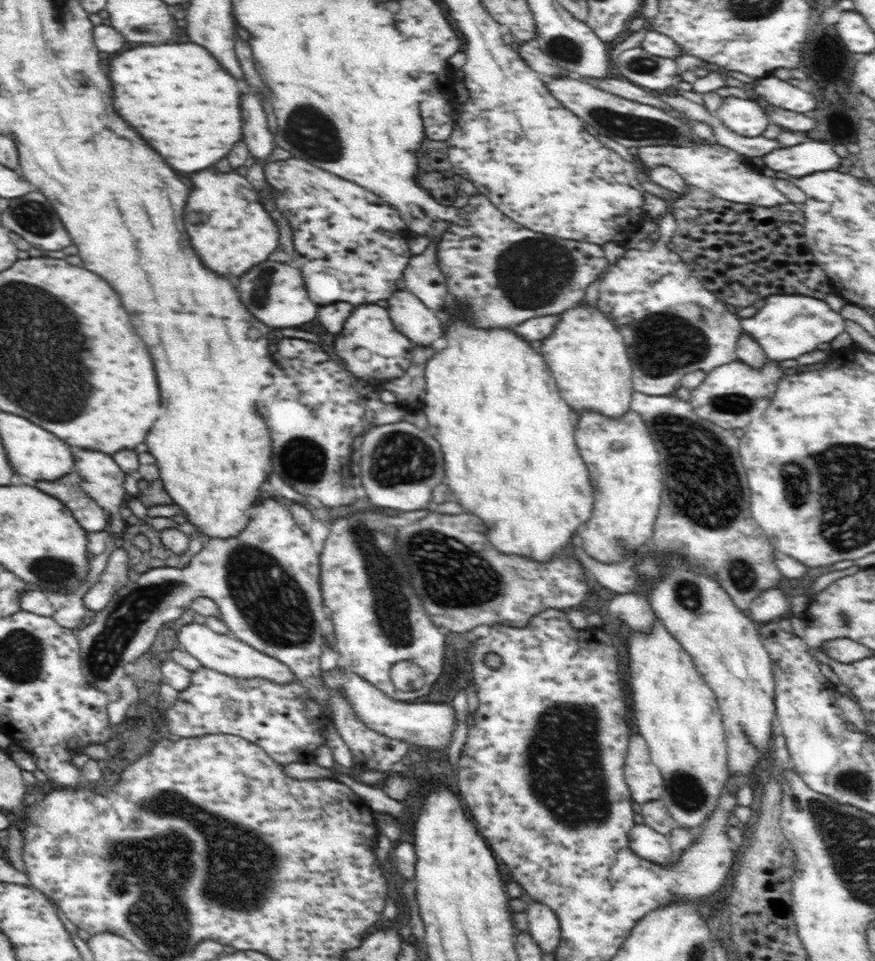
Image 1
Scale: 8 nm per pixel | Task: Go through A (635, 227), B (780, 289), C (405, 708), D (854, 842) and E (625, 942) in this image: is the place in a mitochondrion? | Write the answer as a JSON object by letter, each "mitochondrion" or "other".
{"A":"other","B":"other","C":"other","D":"mitochondrion","E":"other"}

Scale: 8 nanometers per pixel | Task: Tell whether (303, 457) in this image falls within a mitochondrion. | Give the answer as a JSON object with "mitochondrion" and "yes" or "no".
{"mitochondrion":"yes"}

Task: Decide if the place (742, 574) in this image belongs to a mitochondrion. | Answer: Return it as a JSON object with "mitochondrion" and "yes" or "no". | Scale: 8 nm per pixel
{"mitochondrion":"yes"}

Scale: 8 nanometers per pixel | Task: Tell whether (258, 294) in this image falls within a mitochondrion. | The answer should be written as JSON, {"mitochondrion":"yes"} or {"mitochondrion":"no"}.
{"mitochondrion":"yes"}

